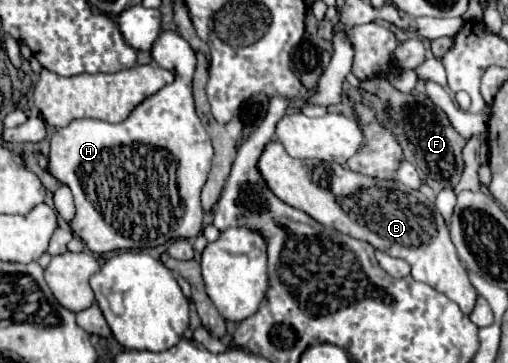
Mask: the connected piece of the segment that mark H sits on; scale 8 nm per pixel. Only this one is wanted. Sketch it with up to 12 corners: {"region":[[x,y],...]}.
{"region":[[196,56],[124,122],[72,120],[46,170],[96,254],[202,232],[214,152]]}

